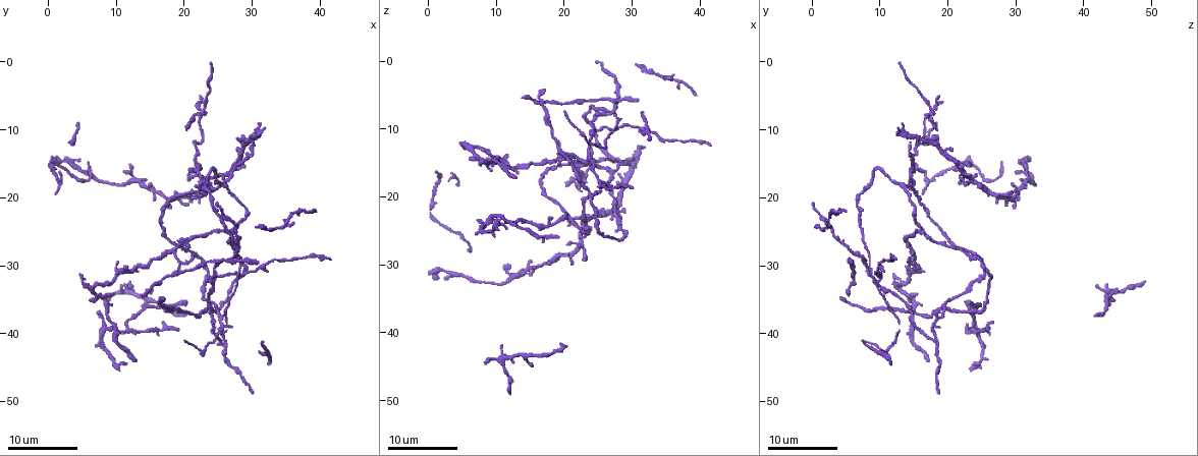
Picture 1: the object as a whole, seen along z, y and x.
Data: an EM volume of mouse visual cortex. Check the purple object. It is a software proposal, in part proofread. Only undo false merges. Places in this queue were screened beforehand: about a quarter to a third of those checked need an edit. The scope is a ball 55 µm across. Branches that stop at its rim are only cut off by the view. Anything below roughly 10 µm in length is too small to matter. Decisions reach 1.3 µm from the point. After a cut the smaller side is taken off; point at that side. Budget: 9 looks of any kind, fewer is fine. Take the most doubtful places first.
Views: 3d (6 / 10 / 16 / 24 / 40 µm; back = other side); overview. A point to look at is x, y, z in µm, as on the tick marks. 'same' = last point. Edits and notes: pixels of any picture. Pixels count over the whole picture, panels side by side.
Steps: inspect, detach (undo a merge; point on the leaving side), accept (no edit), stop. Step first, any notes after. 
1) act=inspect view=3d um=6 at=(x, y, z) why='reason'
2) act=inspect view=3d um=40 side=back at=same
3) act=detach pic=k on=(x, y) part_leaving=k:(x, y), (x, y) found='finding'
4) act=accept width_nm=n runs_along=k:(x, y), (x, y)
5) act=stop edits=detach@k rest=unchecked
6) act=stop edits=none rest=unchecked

act=inspect view=3d um=16 at=(25.0, 36.5, 19.5) why='looks like a crossing'

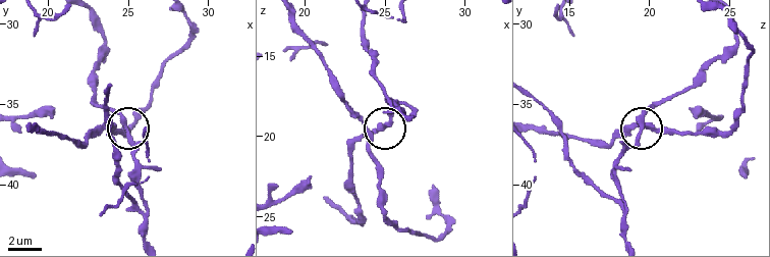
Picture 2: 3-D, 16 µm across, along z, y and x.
act=accept width_nm=290 found='one neuron here'

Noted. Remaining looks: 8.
act=inspect view=3d um=10 at=(24.5, 32.5, 9.5) why='three-way junction'

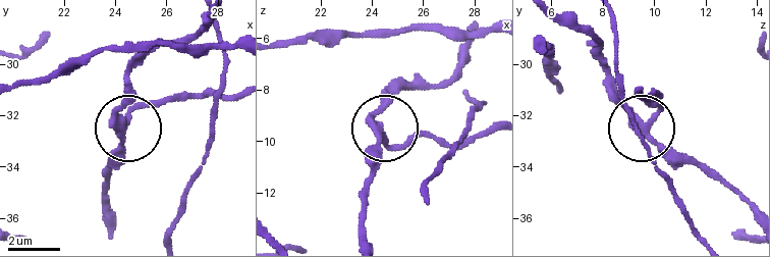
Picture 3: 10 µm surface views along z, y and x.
act=inspect view=3d um=10 side=back at=(24.3, 32.3, 9.6) why='other side'

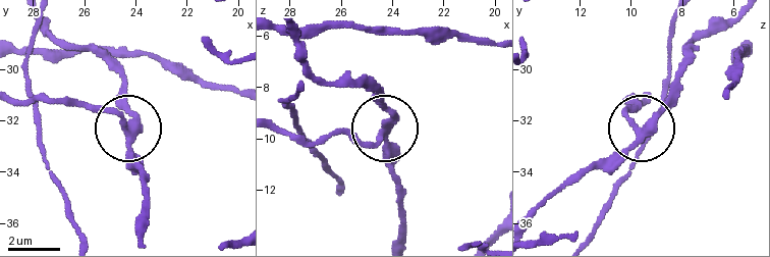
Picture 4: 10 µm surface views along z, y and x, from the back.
act=detach pic=4 on=(96, 112) side_arm_um=21 part_leaving=4:(127, 132), (108, 113), (61, 101), (22, 101) found='two neurons meet here'

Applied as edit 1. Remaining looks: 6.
act=inspect view=overview

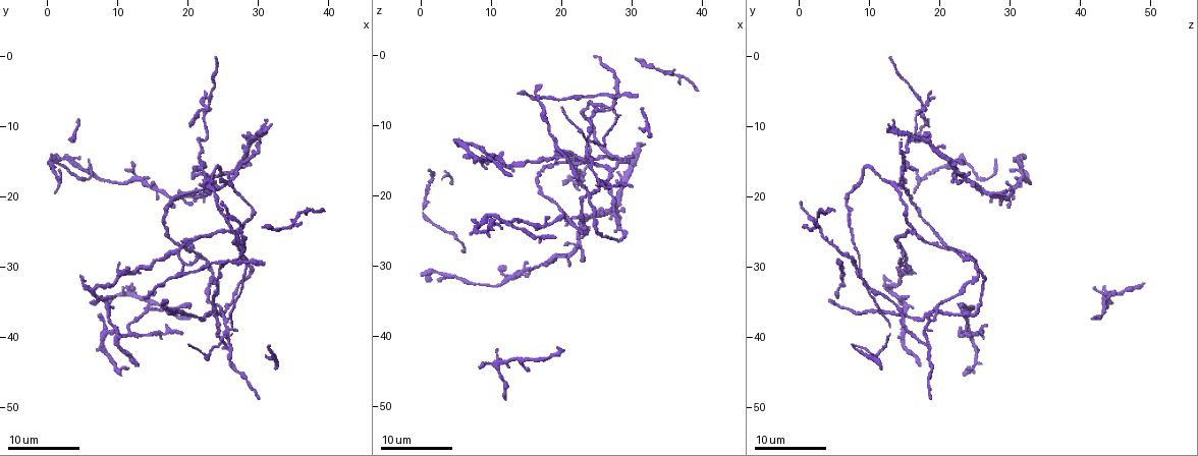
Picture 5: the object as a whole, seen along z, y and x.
act=inspect view=3d um=16 at=(17.0, 39.0, 26.0) why='thin arm on a thick one'

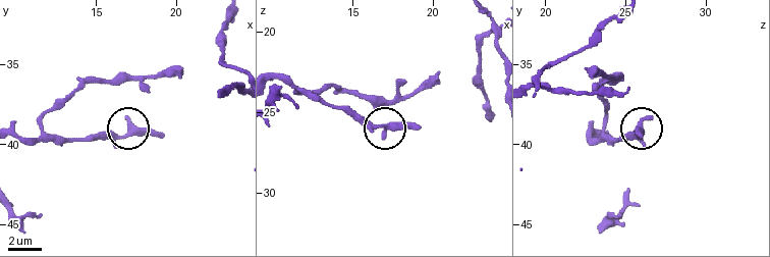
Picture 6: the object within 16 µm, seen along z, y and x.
act=accept runs_along=6:(182, 69), (86, 83), (42, 122), (64, 139), (162, 134) found='all the same neuron'

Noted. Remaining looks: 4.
act=inspect view=3d um=10 at=(28.5, 29.5, 25.0) why='three-way junction'

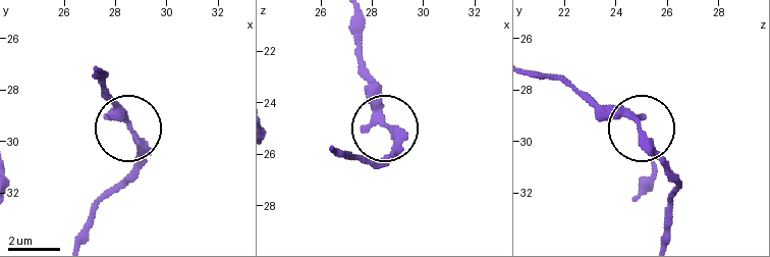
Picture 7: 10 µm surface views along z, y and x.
act=accept arms=3 runs_along=7:(663, 239), (674, 180), (630, 120), (587, 102) found='all the same neuron'

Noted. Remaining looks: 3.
act=stop edits=detach@4 rest=unchecked

